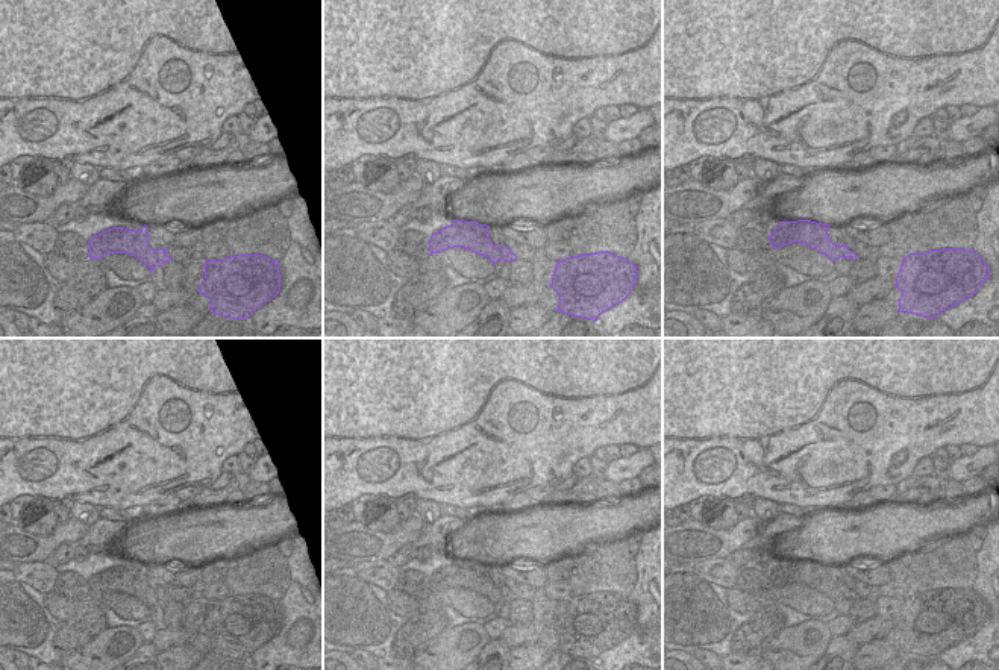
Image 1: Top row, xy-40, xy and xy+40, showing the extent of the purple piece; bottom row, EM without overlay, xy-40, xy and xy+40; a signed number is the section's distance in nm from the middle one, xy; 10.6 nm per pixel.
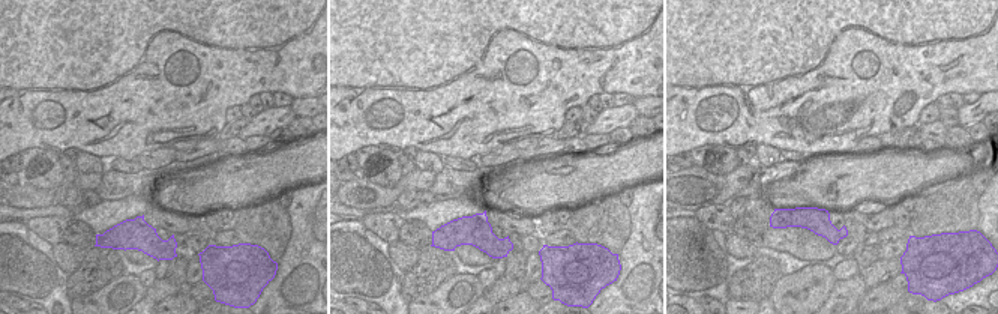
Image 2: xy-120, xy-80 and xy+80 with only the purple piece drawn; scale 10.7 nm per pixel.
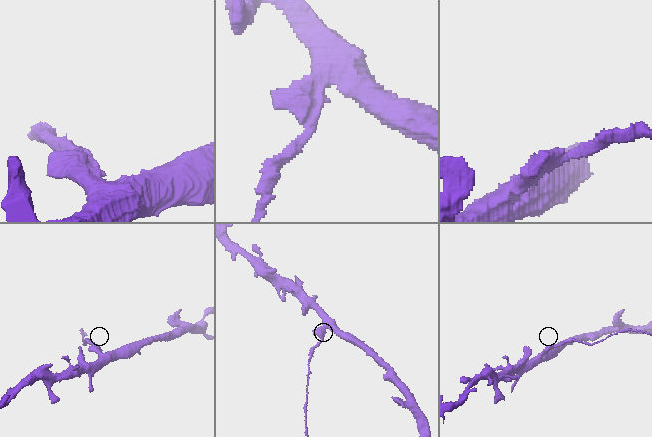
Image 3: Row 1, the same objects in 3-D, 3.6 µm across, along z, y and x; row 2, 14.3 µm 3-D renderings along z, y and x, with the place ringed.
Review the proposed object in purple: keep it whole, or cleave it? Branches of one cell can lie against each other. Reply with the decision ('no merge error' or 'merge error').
merge error

